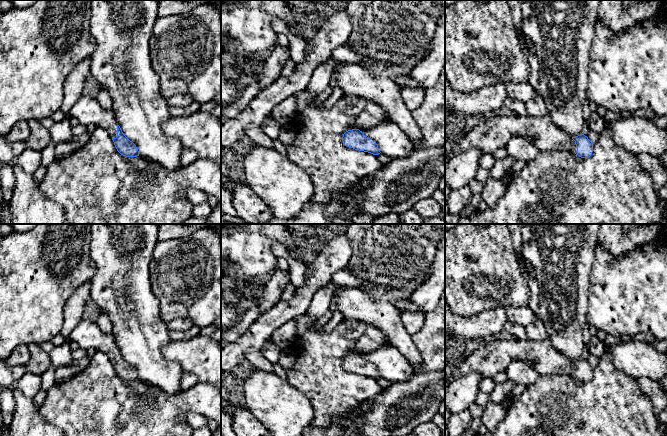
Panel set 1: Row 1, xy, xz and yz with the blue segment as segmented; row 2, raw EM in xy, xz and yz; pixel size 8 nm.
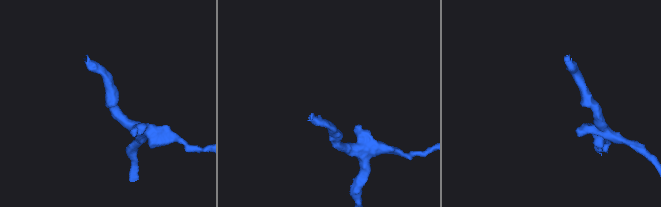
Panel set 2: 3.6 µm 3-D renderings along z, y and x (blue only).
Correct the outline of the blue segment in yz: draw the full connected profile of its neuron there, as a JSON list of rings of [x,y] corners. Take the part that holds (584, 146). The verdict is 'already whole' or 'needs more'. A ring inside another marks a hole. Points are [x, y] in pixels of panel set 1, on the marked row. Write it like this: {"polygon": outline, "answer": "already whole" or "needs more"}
{"polygon": [[[512,113],[509,116],[486,116],[445,157],[451,160],[469,149],[493,154],[497,149],[506,148],[513,136],[525,139],[540,152],[568,150],[581,158],[589,158],[593,152],[593,143],[587,136],[581,133],[571,138],[553,123],[549,114],[532,117]]], "answer": "needs more"}

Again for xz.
{"polygon": [[[359,129],[348,130],[343,134],[343,144],[355,150],[364,151],[373,155],[380,154],[375,141],[365,136]]], "answer": "already whole"}

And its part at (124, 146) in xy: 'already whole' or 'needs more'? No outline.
needs more

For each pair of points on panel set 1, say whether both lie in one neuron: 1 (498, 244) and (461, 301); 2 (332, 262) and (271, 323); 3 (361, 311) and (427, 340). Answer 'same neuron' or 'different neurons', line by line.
1: same neuron
2: same neuron
3: different neurons

